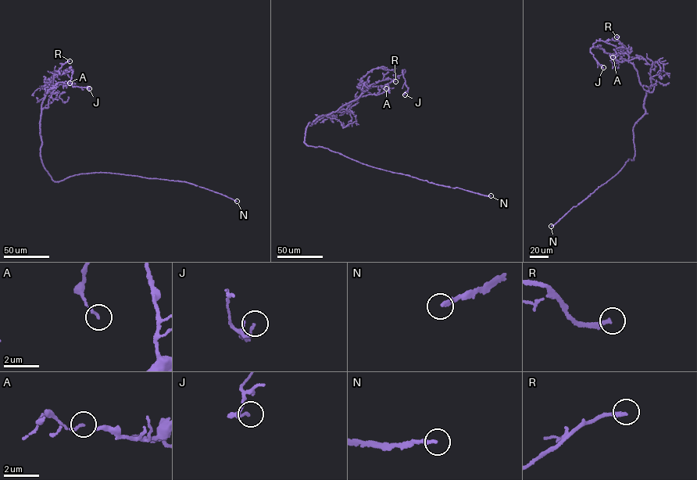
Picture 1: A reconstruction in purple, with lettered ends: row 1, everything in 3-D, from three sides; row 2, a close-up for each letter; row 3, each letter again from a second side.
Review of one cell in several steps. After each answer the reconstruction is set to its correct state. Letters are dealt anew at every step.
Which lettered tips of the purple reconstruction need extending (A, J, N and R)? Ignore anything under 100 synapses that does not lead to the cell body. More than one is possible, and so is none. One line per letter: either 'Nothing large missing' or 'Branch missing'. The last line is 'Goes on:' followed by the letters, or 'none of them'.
A: Nothing large missing
J: Nothing large missing
N: Branch missing
R: Nothing large missing
Goes on: N

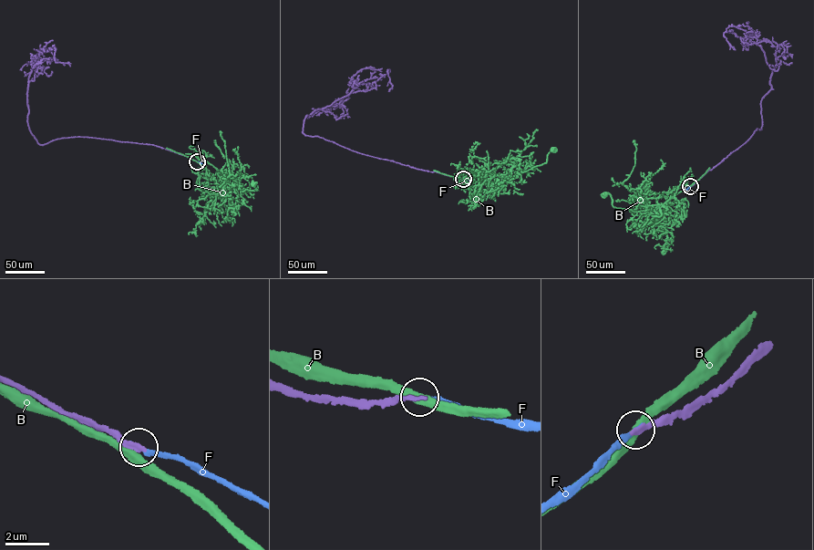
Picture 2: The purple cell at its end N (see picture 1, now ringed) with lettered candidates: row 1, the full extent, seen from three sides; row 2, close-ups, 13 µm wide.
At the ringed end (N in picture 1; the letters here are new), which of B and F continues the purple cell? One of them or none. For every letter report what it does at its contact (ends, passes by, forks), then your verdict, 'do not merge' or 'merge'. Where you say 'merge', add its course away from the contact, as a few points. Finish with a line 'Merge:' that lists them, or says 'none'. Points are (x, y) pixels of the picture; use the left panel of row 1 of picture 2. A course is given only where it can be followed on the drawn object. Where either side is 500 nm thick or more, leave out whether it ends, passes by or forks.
B: it passes by; do not merge
F: it ends there; merge
Merge: F

